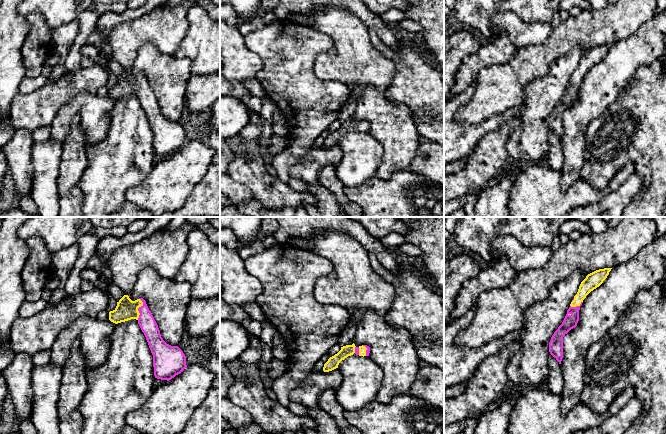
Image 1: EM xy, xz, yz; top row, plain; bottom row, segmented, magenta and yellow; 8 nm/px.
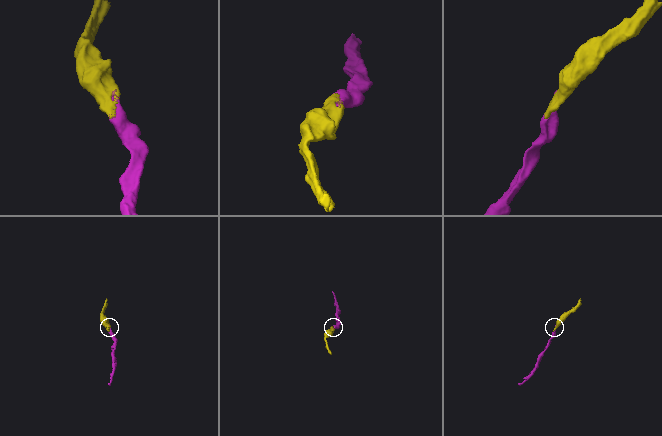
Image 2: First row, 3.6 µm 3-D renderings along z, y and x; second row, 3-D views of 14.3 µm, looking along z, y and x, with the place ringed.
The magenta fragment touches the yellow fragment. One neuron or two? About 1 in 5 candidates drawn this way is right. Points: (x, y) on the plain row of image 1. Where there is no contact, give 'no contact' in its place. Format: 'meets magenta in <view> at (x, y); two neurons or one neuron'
meets magenta in xy at (138, 85); one neuron

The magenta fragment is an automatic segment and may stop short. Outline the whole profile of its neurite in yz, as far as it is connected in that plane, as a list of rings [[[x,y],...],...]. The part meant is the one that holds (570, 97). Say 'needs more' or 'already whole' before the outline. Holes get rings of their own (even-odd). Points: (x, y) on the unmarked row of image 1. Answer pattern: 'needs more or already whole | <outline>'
needs more | [[[604,44],[596,46],[586,52],[581,58],[577,70],[574,72],[567,90],[554,108],[549,118],[550,130],[561,140],[563,134],[563,113],[573,104],[577,102],[579,97],[579,86],[586,72],[599,63],[609,51],[612,44]]]

